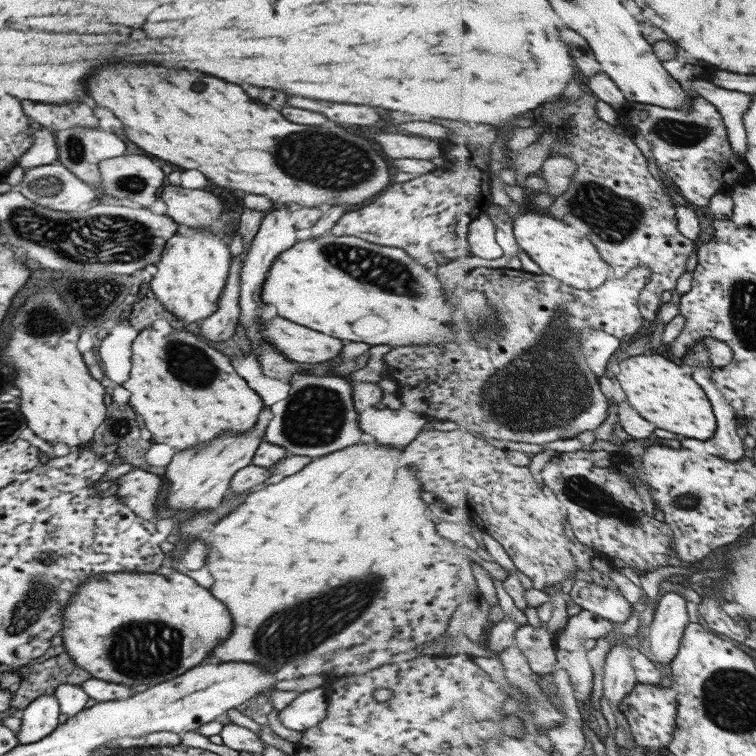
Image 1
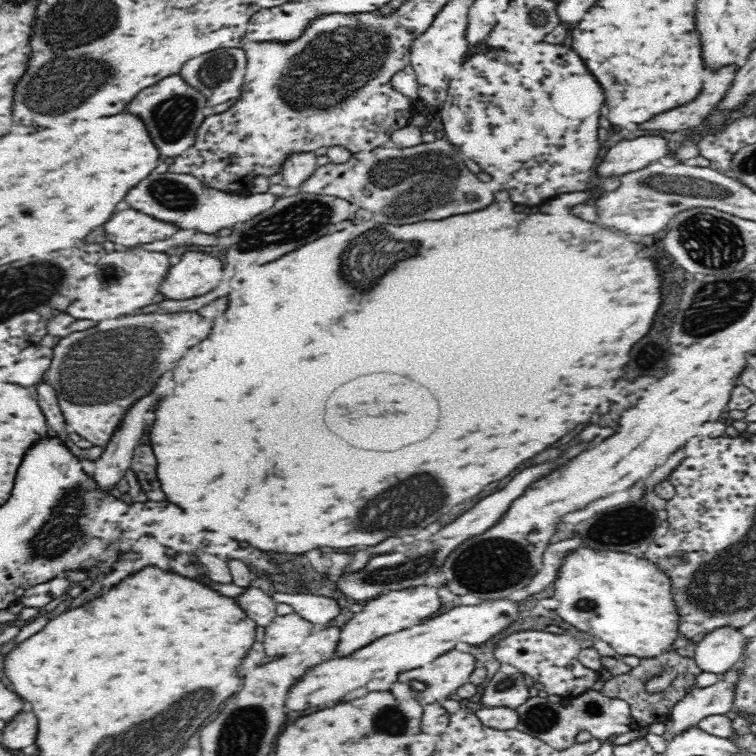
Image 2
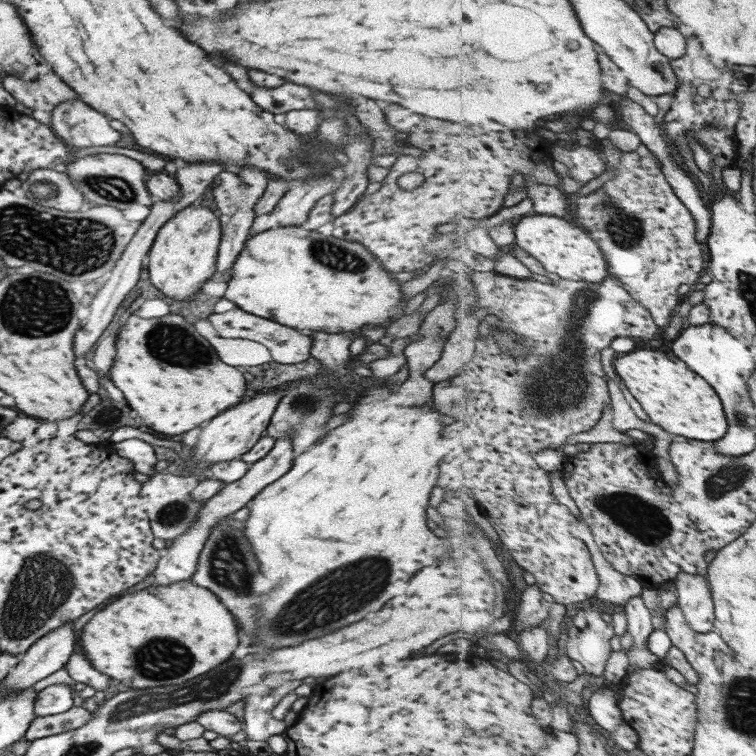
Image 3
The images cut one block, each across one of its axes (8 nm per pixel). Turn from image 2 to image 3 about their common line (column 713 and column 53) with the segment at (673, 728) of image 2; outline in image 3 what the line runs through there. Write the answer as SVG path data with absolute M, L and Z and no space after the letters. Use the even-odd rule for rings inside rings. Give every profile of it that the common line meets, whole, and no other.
M53 684L36 694L34 712L37 716L52 716L62 714L73 706L74 690L68 684Z

